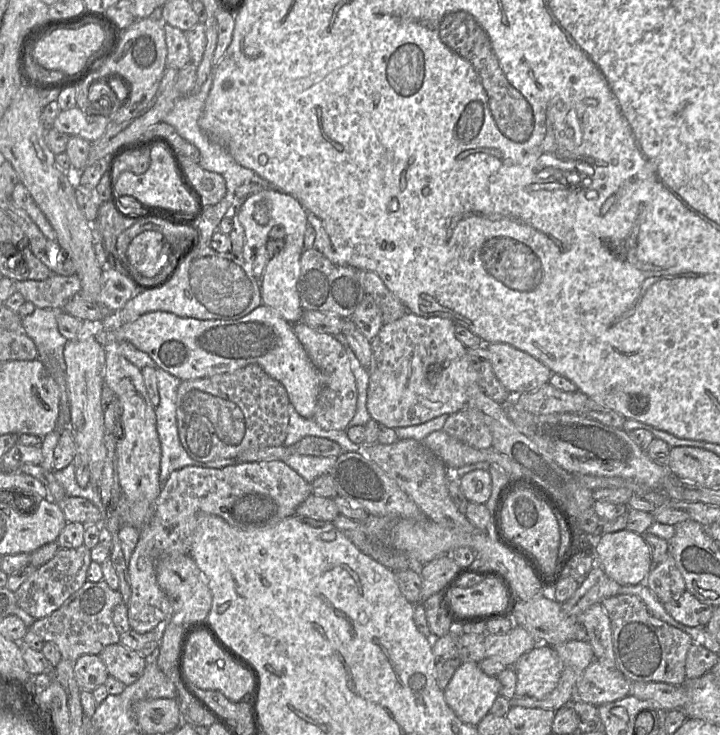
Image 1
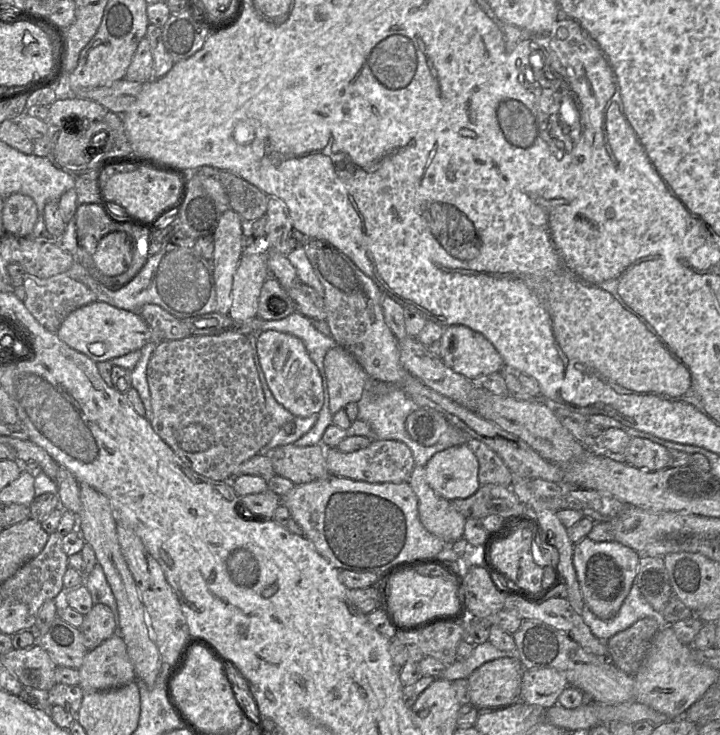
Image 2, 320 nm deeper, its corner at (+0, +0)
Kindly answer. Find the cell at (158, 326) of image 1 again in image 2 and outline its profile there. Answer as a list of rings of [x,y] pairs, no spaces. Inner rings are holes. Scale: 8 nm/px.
[[[95,301],[72,311],[61,323],[57,337],[72,349],[98,363],[140,350],[149,342],[156,342],[153,331],[140,313],[120,309]]]

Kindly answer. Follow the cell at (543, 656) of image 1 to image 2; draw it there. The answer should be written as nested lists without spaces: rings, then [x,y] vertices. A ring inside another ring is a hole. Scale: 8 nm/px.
[[[510,657],[484,663],[467,678],[470,704],[478,709],[496,709],[517,698],[524,669],[518,659]]]

